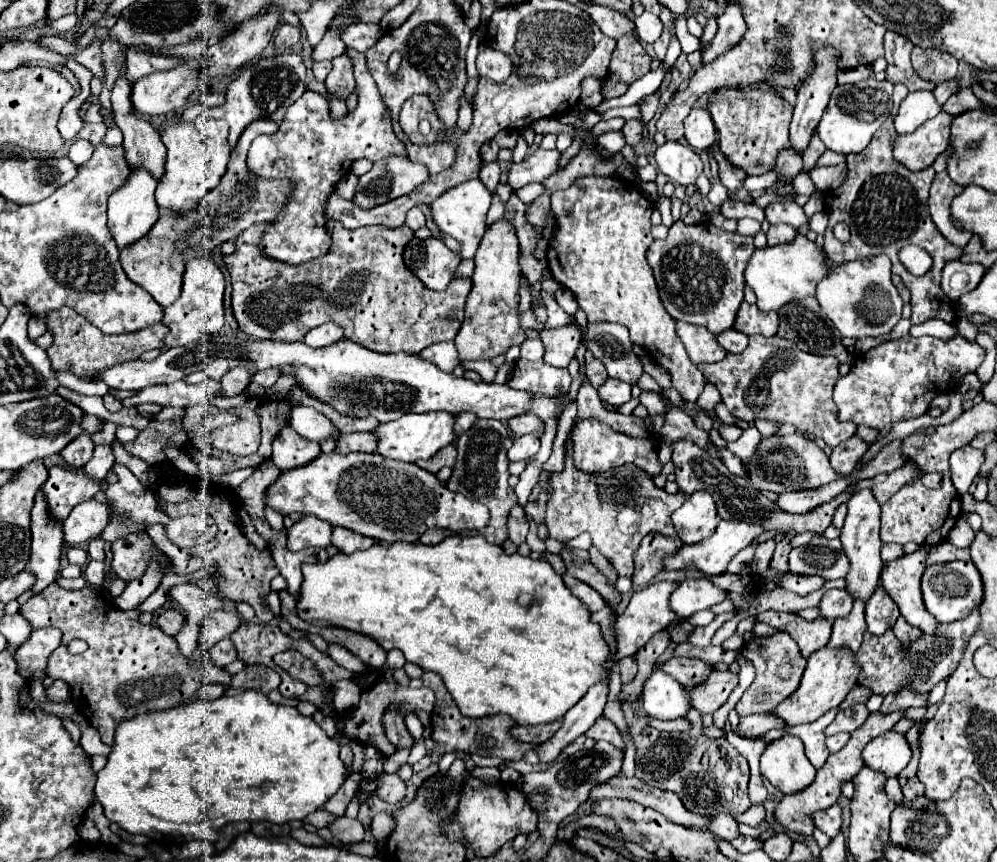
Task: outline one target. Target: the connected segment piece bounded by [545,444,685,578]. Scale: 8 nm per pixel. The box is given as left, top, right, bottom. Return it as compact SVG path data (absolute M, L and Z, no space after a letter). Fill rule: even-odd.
M565 444L565 468L551 476L551 498L545 510L549 536L559 542L569 542L581 532L589 532L593 546L613 562L619 576L633 576L633 554L639 542L649 532L675 534L671 514L685 502L683 494L667 494L657 488L651 476L643 476L639 468L627 464L611 476L585 476L571 464L571 444Z

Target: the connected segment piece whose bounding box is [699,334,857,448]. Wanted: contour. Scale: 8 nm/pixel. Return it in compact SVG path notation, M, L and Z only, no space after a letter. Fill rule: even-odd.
M753 334L743 352L727 354L721 362L699 364L699 370L717 386L729 412L745 422L765 418L781 424L795 424L799 430L807 430L823 438L831 448L849 440L857 430L857 424L841 422L837 418L837 406L831 398L831 392L839 380L839 360L833 356L801 352L795 344L791 344L791 340Z

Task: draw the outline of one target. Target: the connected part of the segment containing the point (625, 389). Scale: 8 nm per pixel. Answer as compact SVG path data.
M609 378L603 384L603 388L599 388L599 396L601 396L601 400L605 400L609 404L621 406L631 398L631 384L623 384L621 380L611 380Z

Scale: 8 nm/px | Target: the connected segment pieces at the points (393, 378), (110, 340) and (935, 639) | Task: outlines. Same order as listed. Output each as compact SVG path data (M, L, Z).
M221 336L221 358L225 358L231 366L235 364L251 364L253 372L265 370L265 368L281 368L281 372L291 372L297 376L297 386L305 388L309 394L319 398L321 402L331 404L341 414L351 416L375 416L379 422L391 422L407 412L423 414L433 410L445 410L451 414L459 412L473 412L477 418L495 418L501 422L507 422L513 416L521 414L535 414L545 422L545 434L543 434L543 446L533 456L531 462L527 462L525 470L519 476L519 484L515 486L515 494L519 498L519 506L527 504L527 498L531 490L537 486L539 476L543 472L543 464L551 456L553 436L557 430L557 418L555 412L561 402L567 400L567 396L561 396L559 400L549 400L545 396L535 398L527 396L525 392L515 392L513 388L507 388L505 384L493 384L493 382L473 382L467 378L457 378L455 374L445 374L439 368L431 366L427 360L419 360L417 354L377 354L365 348L359 348L359 344L353 344L349 340L339 340L325 348L309 348L303 342L287 344L287 342L271 342L271 340L239 340L239 338L227 338Z
M61 308L59 312L49 312L47 318L47 328L53 334L53 344L47 350L53 368L57 372L71 372L75 376L87 376L91 372L101 372L103 368L127 360L137 360L143 352L153 350L153 348L163 348L163 338L169 332L169 328L163 322L157 322L149 328L131 332L131 334L103 334L99 328L95 328L91 322L87 322L83 316L79 316L71 308Z
M973 610L969 616L949 622L949 624L937 624L933 634L925 634L911 642L909 648L905 648L891 630L887 630L883 636L865 634L863 644L857 652L857 664L861 666L861 672L857 676L857 684L869 686L873 694L897 694L901 690L911 690L917 694L929 694L933 686L937 686L941 680L949 678L963 654L963 648L967 646L967 640L971 636L971 630L979 626L979 612Z

